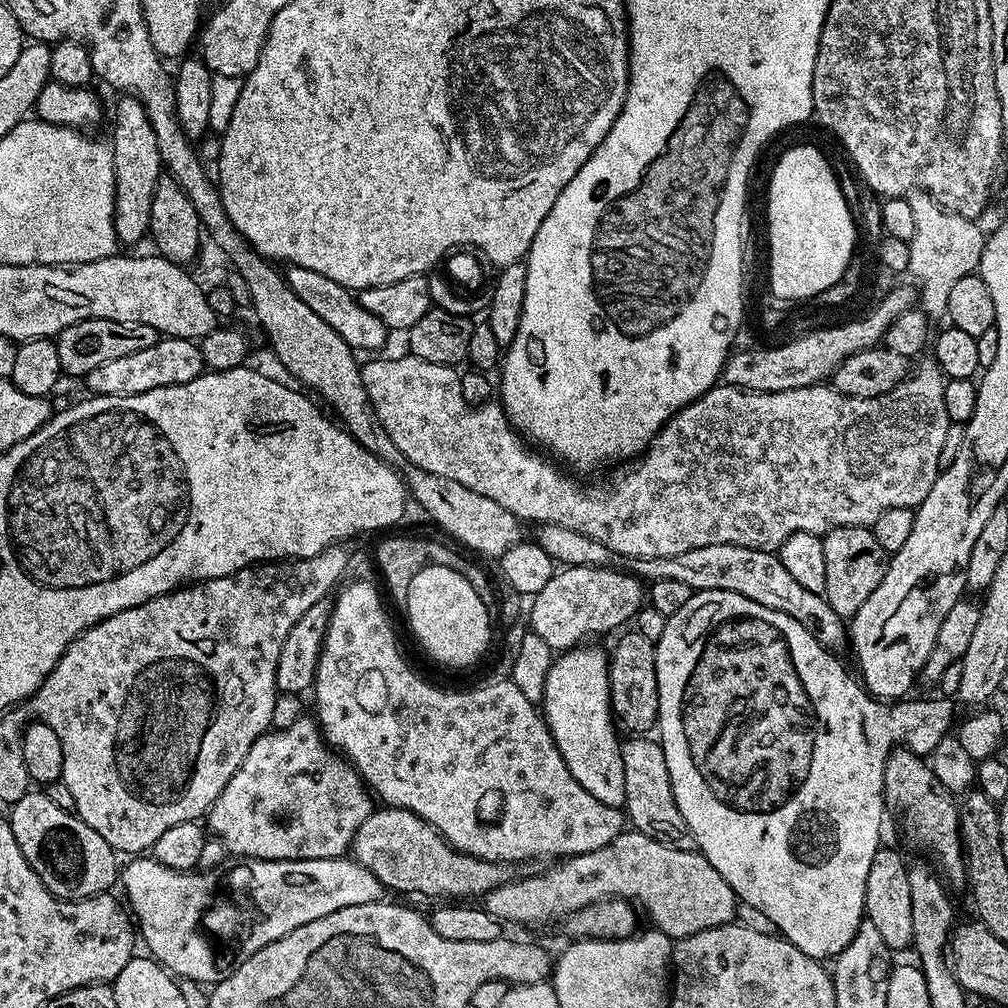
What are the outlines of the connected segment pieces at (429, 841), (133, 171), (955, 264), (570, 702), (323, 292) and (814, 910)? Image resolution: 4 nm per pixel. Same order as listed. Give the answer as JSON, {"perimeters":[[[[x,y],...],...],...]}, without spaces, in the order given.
{"perimeters":[[[[380,806],[373,810],[370,818],[358,826],[358,834],[354,834],[352,839],[350,856],[366,866],[381,886],[393,888],[396,892],[448,896],[444,898],[482,898],[510,879],[509,865],[495,860],[479,860],[476,856],[456,851],[434,825],[405,808]]],[[[127,94],[119,97],[116,117],[112,120],[110,143],[114,154],[114,182],[116,183],[116,213],[114,226],[116,239],[121,245],[136,244],[149,235],[150,204],[154,202],[154,192],[162,175],[158,134],[150,126],[146,106],[136,96]]],[[[915,191],[907,199],[910,202],[910,210],[914,210],[914,238],[908,241],[908,272],[914,279],[920,280],[919,307],[927,312],[929,317],[936,318],[939,312],[941,315],[947,309],[954,282],[973,275],[979,269],[986,232],[979,228],[981,225],[977,221],[947,212],[926,192]]],[[[586,647],[571,648],[553,659],[546,674],[542,715],[570,774],[574,774],[598,802],[620,808],[626,798],[626,778],[620,753],[622,740],[616,737],[608,685],[609,657],[605,649],[603,652],[600,648]]],[[[291,266],[287,271],[290,290],[294,290],[294,294],[298,294],[298,298],[302,298],[302,302],[306,302],[306,306],[310,306],[310,310],[314,310],[314,314],[318,314],[318,318],[322,318],[322,322],[335,330],[353,350],[372,352],[387,342],[390,330],[382,318],[374,318],[374,314],[370,314],[370,310],[366,310],[349,289],[338,286],[338,282],[326,278],[326,274],[306,270],[306,266]]],[[[702,589],[700,591],[693,591],[690,602],[686,602],[686,606],[682,606],[682,610],[678,610],[678,614],[668,617],[666,630],[662,630],[662,638],[655,641],[655,645],[656,669],[658,670],[658,706],[660,707],[660,718],[658,721],[658,733],[660,732],[660,736],[658,735],[658,743],[664,747],[664,753],[666,754],[666,770],[670,770],[670,782],[674,790],[674,802],[678,802],[678,810],[682,810],[682,818],[686,818],[686,826],[690,826],[692,837],[696,839],[696,848],[700,855],[708,859],[710,866],[714,866],[714,870],[718,870],[718,874],[722,874],[722,878],[726,878],[726,882],[736,892],[737,901],[762,910],[762,914],[766,914],[766,918],[770,918],[770,922],[774,922],[777,933],[783,936],[785,940],[789,940],[795,948],[802,950],[802,954],[806,954],[812,957],[812,959],[821,962],[827,961],[827,956],[829,958],[839,956],[842,950],[846,950],[846,946],[850,946],[858,926],[866,918],[864,914],[866,874],[870,874],[870,862],[874,862],[874,854],[882,846],[880,827],[884,824],[884,816],[886,817],[883,796],[883,768],[886,766],[888,755],[892,752],[893,748],[903,746],[912,751],[916,756],[921,758],[927,757],[928,753],[934,750],[934,746],[938,746],[938,742],[942,742],[942,738],[949,735],[951,728],[948,727],[952,724],[953,701],[948,698],[937,698],[938,700],[908,700],[912,698],[904,698],[893,704],[881,702],[877,697],[871,695],[867,688],[862,686],[861,681],[853,673],[852,677],[836,661],[839,659],[820,645],[817,638],[814,638],[813,634],[810,634],[810,631],[806,630],[805,626],[796,622],[794,618],[790,618],[789,614],[780,613],[778,610],[759,605],[758,602],[751,601],[750,598],[743,597],[742,594],[731,593],[730,590]]]]}

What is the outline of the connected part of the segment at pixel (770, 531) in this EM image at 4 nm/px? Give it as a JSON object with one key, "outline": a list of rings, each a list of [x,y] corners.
{"outline":[[[411,354],[403,355],[396,356],[393,360],[372,360],[369,364],[365,363],[361,367],[360,377],[366,386],[366,394],[370,398],[378,422],[386,426],[386,434],[394,438],[394,446],[402,450],[402,454],[411,464],[430,474],[451,478],[453,482],[462,482],[462,486],[470,486],[474,494],[482,494],[485,498],[498,502],[498,506],[506,506],[506,510],[510,510],[510,514],[514,514],[522,522],[536,520],[537,525],[566,526],[566,530],[578,530],[578,534],[586,534],[602,542],[602,546],[610,546],[610,550],[630,558],[669,558],[671,555],[683,554],[702,546],[727,543],[732,546],[752,547],[754,550],[775,553],[782,546],[782,542],[786,542],[786,538],[790,538],[790,534],[795,532],[823,534],[832,528],[842,526],[870,526],[878,518],[878,514],[886,514],[886,510],[895,508],[915,510],[930,494],[930,486],[934,486],[936,477],[942,471],[940,466],[942,442],[946,442],[946,430],[950,421],[943,397],[946,377],[935,362],[927,362],[928,364],[922,365],[917,372],[915,369],[914,374],[909,375],[908,379],[903,380],[896,387],[896,404],[868,404],[868,408],[864,408],[864,416],[856,416],[856,424],[852,424],[852,428],[828,428],[828,412],[836,416],[836,404],[828,404],[828,400],[820,400],[820,392],[806,392],[803,388],[781,392],[745,392],[742,388],[721,383],[711,388],[705,396],[698,397],[693,404],[688,404],[675,416],[671,416],[660,429],[660,433],[652,439],[643,455],[628,466],[633,468],[618,473],[609,484],[592,484],[587,488],[586,485],[579,484],[575,480],[577,477],[565,471],[559,463],[553,462],[547,455],[529,447],[524,437],[509,424],[503,404],[499,402],[485,402],[475,406],[468,404],[466,398],[462,398],[460,372],[455,367],[438,366],[434,362],[422,362],[422,358]]]}

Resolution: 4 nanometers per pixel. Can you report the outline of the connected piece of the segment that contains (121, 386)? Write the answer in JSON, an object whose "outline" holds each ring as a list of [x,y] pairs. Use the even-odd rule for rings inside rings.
{"outline":[[[161,338],[147,350],[138,350],[138,354],[125,354],[123,358],[113,358],[103,366],[97,366],[83,377],[82,384],[93,396],[133,396],[146,394],[146,390],[158,390],[171,384],[194,382],[205,371],[200,345],[195,340],[182,338]]]}

